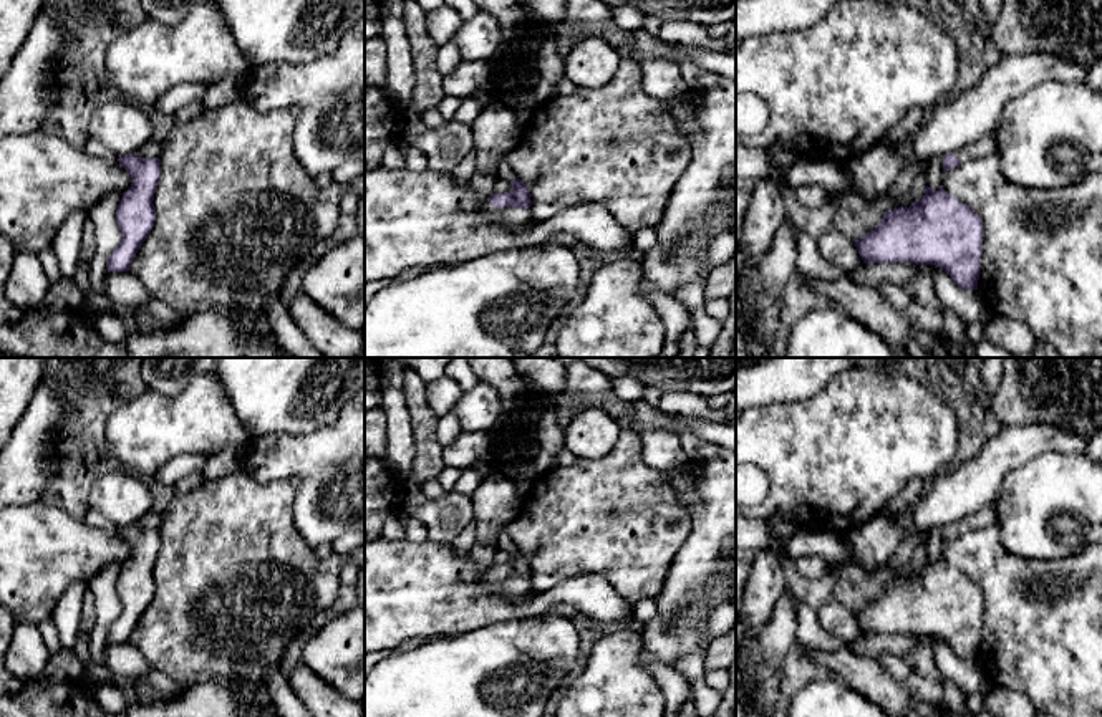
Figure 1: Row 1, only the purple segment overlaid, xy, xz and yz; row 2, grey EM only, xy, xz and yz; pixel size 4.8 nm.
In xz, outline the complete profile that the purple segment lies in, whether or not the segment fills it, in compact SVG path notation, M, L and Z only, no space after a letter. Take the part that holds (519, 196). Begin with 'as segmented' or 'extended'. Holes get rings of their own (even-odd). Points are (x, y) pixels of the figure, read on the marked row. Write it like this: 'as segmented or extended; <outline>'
extended; M517 177L512 189L504 194L492 194L484 207L484 215L489 219L500 219L504 225L515 227L529 219L525 212L530 205L529 187Z

